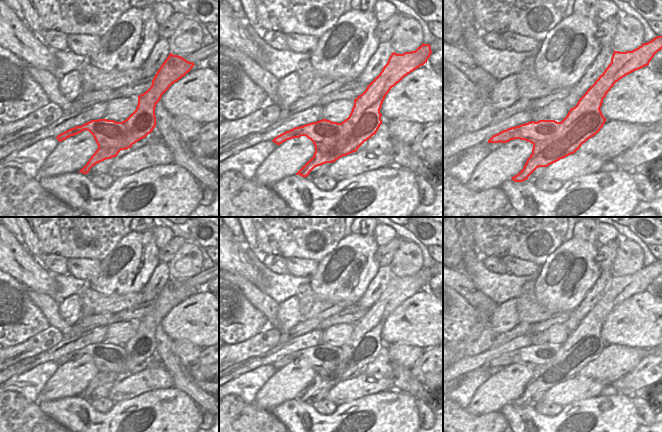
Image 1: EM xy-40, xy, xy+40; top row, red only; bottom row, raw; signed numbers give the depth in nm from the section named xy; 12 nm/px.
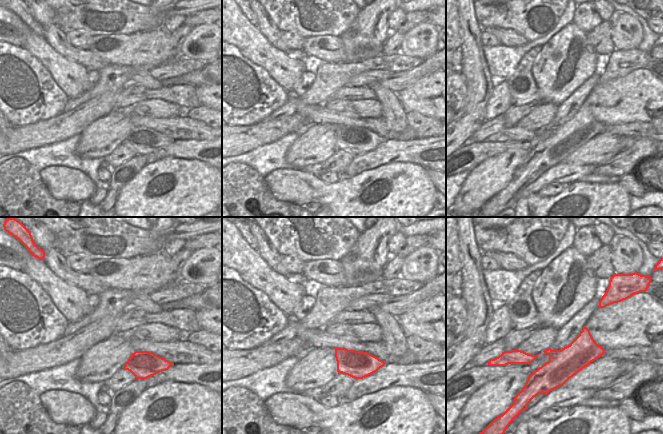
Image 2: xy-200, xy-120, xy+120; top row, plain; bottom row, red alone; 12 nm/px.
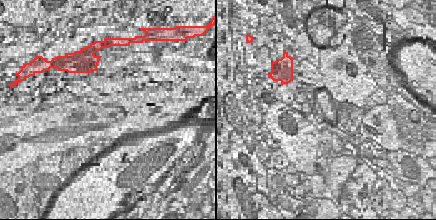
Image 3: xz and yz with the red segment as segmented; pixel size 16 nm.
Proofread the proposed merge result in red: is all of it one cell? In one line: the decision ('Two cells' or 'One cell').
Two cells.

